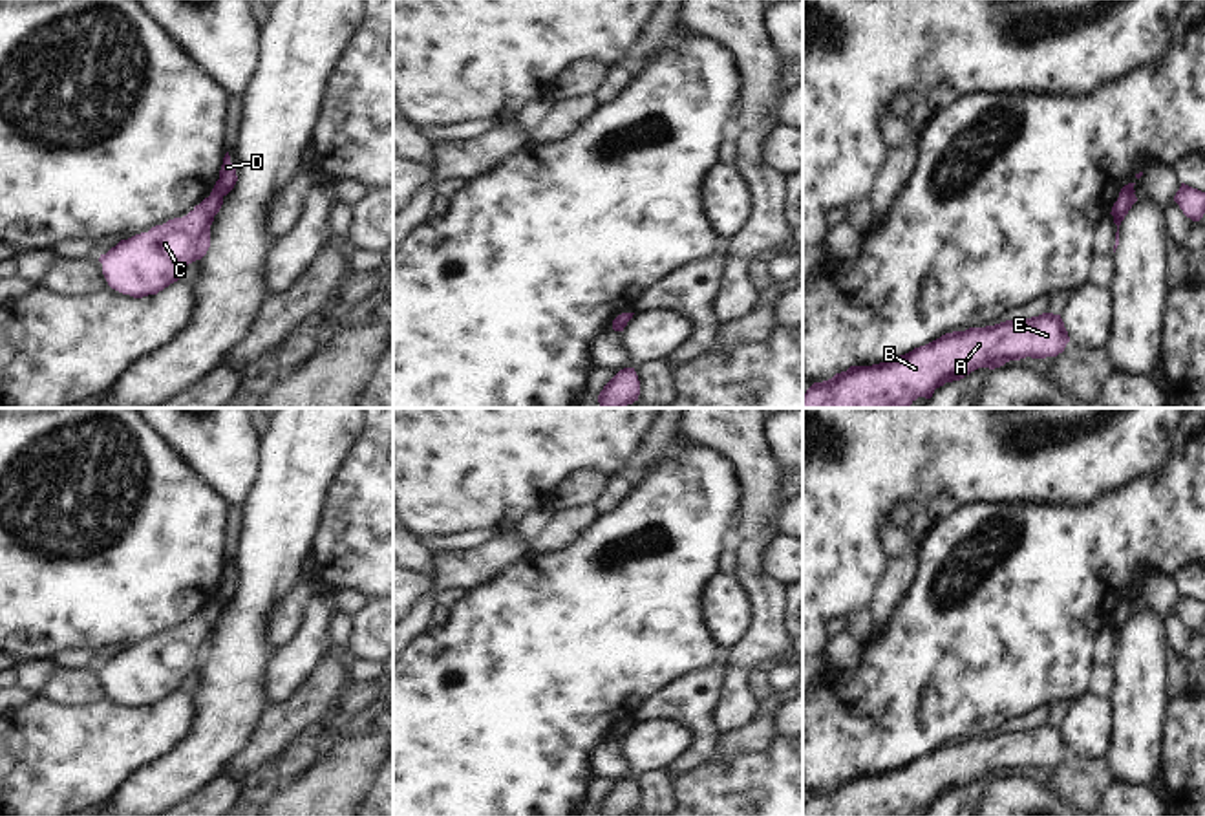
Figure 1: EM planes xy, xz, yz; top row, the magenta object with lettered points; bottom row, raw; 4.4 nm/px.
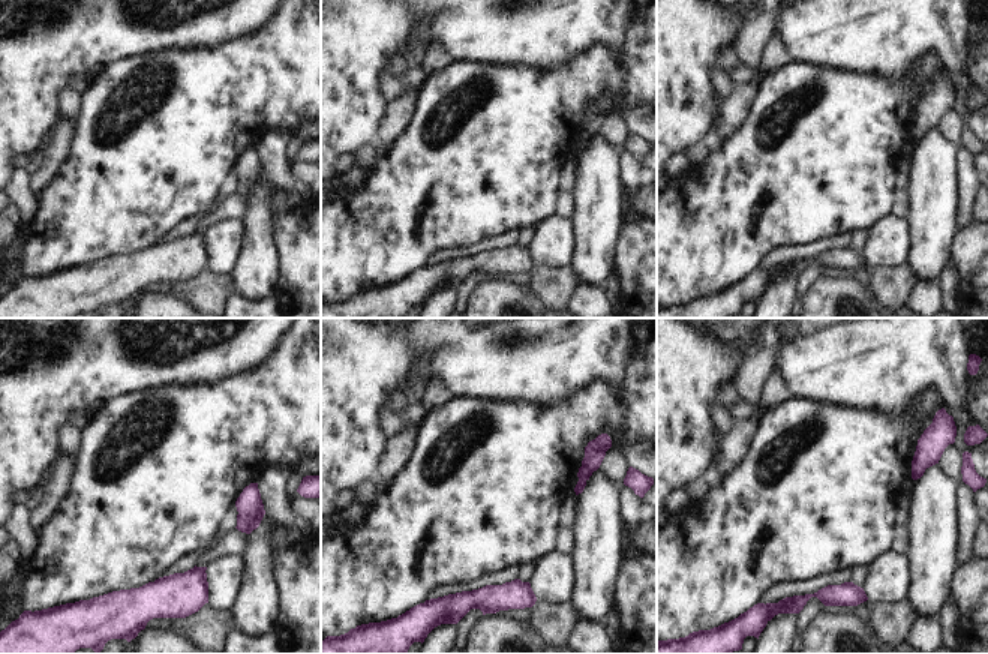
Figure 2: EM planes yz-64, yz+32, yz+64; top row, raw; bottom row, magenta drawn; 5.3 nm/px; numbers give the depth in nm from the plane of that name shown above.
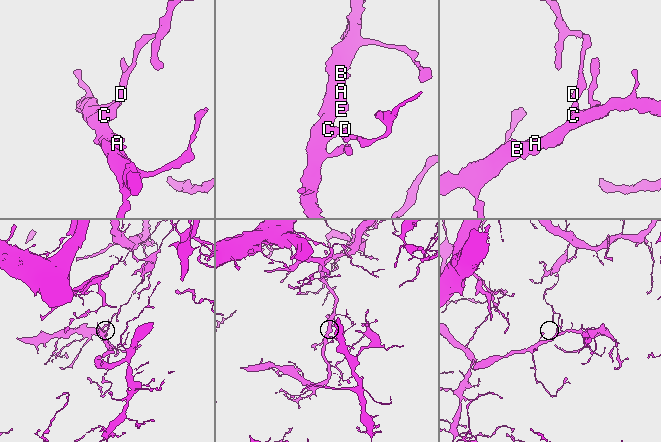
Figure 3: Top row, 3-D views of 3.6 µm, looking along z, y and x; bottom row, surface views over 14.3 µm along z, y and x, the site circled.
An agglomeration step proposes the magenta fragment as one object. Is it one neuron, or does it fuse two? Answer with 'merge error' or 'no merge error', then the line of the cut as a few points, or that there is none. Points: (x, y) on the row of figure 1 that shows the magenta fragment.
merge error; cut xy (211, 194), (222, 196)

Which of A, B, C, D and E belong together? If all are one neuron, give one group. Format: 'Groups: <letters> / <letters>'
Groups: A B C E / D.

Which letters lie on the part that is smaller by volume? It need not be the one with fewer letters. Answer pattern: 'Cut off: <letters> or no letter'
Cut off: D.

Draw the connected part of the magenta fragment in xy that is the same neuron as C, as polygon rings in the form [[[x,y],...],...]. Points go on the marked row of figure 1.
[[[208,196],[187,216],[121,240],[99,258],[108,285],[143,298],[177,282],[188,263],[207,254],[210,225],[221,205],[223,196]]]

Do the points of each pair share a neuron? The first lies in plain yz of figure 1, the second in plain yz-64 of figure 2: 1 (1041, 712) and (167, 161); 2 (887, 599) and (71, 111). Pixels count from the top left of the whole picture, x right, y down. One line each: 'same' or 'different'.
1: different
2: different

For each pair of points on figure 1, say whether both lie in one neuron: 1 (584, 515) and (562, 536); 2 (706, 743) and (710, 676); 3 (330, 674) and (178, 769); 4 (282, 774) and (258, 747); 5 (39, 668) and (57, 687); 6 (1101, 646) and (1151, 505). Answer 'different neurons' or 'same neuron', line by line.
1: same neuron
2: same neuron
3: different neurons
4: different neurons
5: different neurons
6: different neurons

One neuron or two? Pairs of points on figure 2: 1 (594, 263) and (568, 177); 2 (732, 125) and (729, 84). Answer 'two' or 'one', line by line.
1: two
2: two

